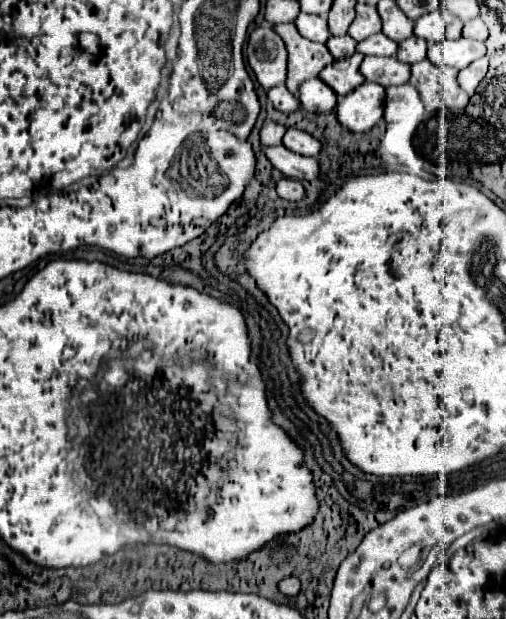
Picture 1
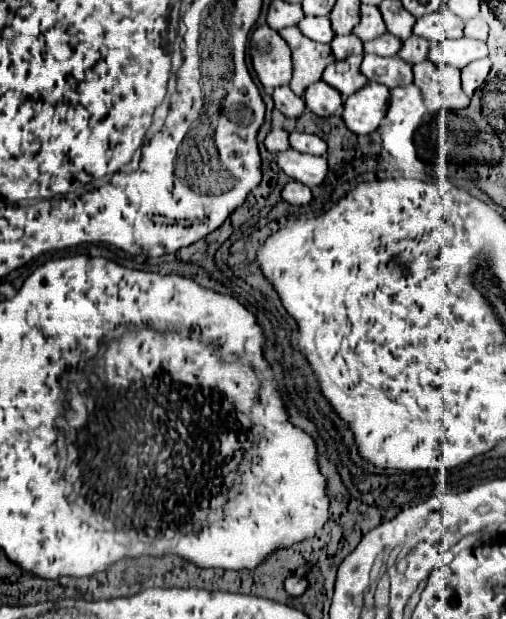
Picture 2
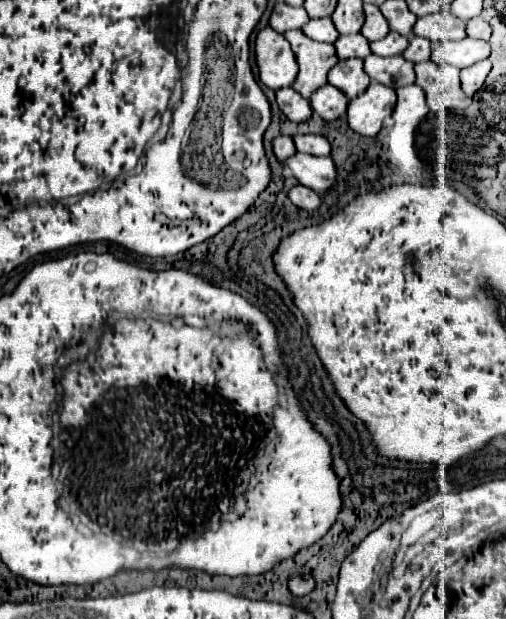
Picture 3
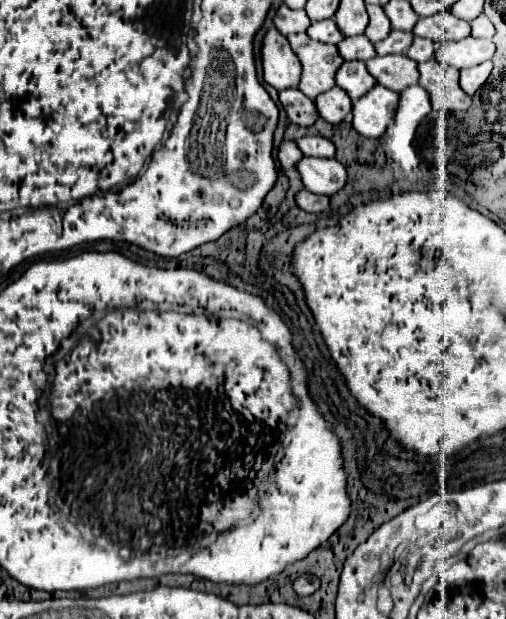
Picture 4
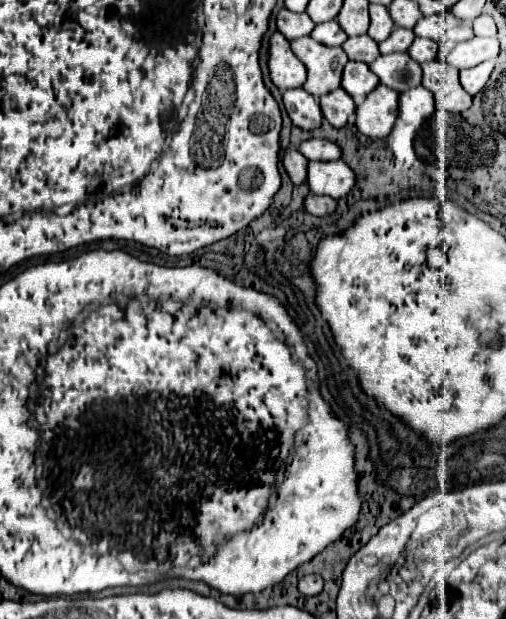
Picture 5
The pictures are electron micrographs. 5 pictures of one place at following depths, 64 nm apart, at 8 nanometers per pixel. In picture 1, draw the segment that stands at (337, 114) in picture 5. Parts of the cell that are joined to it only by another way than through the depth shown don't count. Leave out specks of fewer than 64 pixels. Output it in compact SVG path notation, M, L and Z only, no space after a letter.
M310 78L300 84L298 102L308 112L332 112L336 108L336 94L320 78Z

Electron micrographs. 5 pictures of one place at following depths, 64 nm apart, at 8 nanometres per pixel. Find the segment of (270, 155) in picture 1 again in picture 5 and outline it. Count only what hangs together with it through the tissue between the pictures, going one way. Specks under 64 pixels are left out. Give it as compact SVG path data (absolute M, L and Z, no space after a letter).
M310 160L306 168L306 184L312 194L326 194L332 198L344 198L354 186L354 172L342 160L316 162Z

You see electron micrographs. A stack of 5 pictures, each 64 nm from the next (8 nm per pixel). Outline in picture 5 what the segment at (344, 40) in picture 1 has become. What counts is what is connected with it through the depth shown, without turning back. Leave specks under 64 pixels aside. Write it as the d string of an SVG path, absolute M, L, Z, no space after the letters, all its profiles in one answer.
M354 36L354 38L348 38L344 44L342 44L342 50L346 52L346 56L350 60L360 60L360 58L372 58L376 60L380 56L378 52L378 44L370 40L370 36Z

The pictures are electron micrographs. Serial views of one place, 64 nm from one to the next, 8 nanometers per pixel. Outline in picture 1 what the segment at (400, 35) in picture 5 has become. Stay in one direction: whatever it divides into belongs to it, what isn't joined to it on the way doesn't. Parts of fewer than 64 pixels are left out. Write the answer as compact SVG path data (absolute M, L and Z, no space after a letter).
M374 34L362 42L356 44L356 52L360 54L374 54L374 56L394 56L398 44L394 40L388 40L382 34Z

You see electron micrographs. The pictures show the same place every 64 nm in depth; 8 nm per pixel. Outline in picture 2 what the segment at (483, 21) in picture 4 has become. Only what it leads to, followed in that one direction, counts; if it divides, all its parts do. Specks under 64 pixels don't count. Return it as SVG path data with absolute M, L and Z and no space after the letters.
M472 18L472 20L466 22L464 36L466 38L476 38L476 40L486 40L486 36L488 36L488 24L482 18Z

